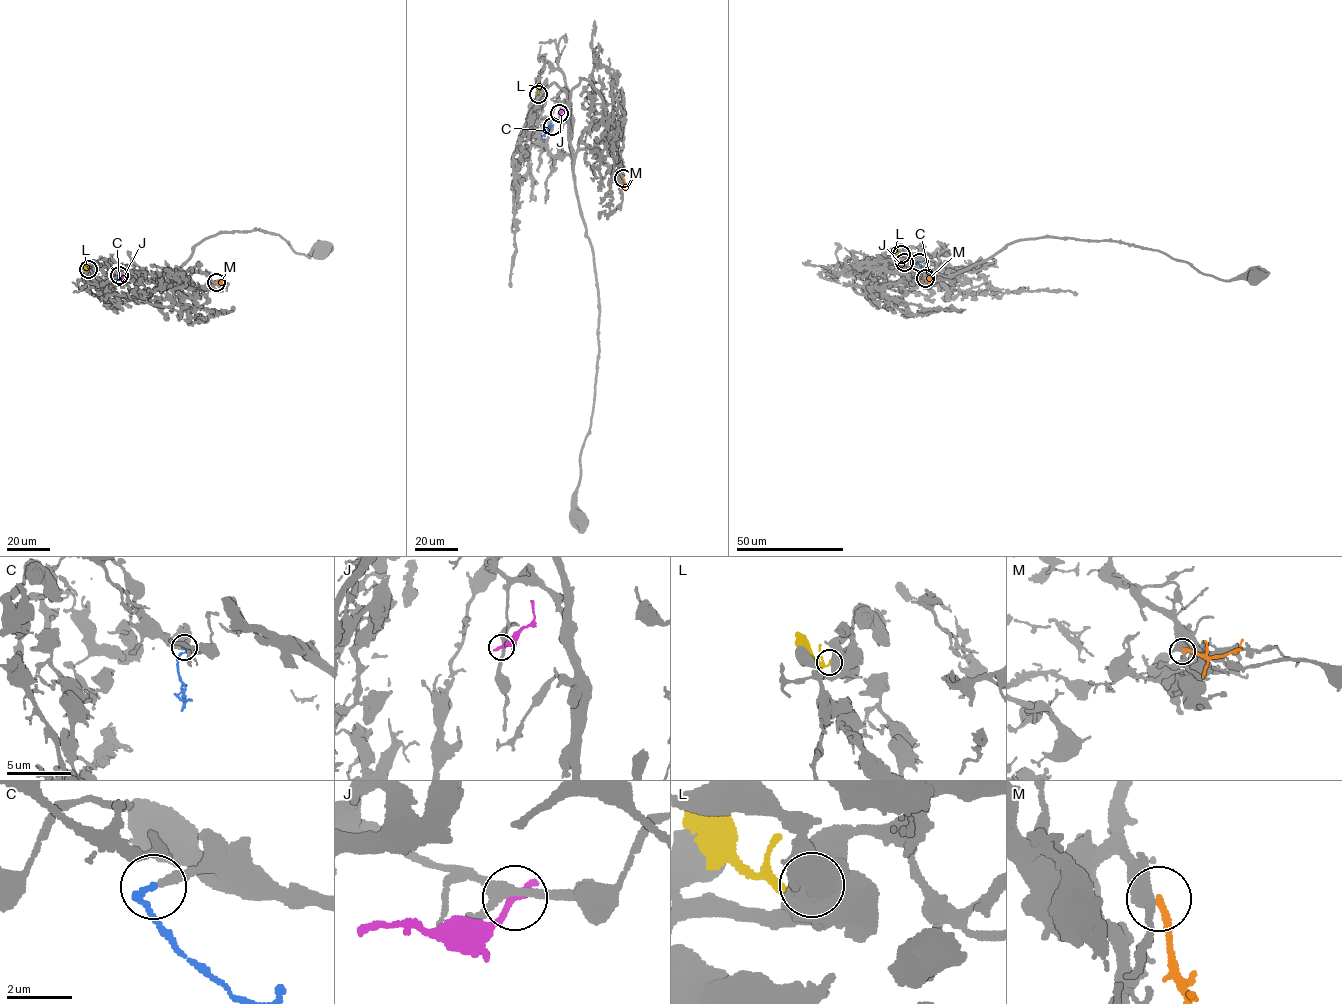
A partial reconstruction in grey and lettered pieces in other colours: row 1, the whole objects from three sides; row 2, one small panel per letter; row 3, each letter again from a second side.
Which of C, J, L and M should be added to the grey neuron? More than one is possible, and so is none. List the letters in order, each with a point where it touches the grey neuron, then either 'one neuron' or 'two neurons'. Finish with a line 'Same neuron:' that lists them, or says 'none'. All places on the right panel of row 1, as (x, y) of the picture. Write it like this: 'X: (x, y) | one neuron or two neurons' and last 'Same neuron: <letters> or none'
C: (919, 262) | one neuron
J: (904, 262) | two neurons
L: (901, 254) | two neurons
M: (925, 278) | two neurons
Same neuron: C

